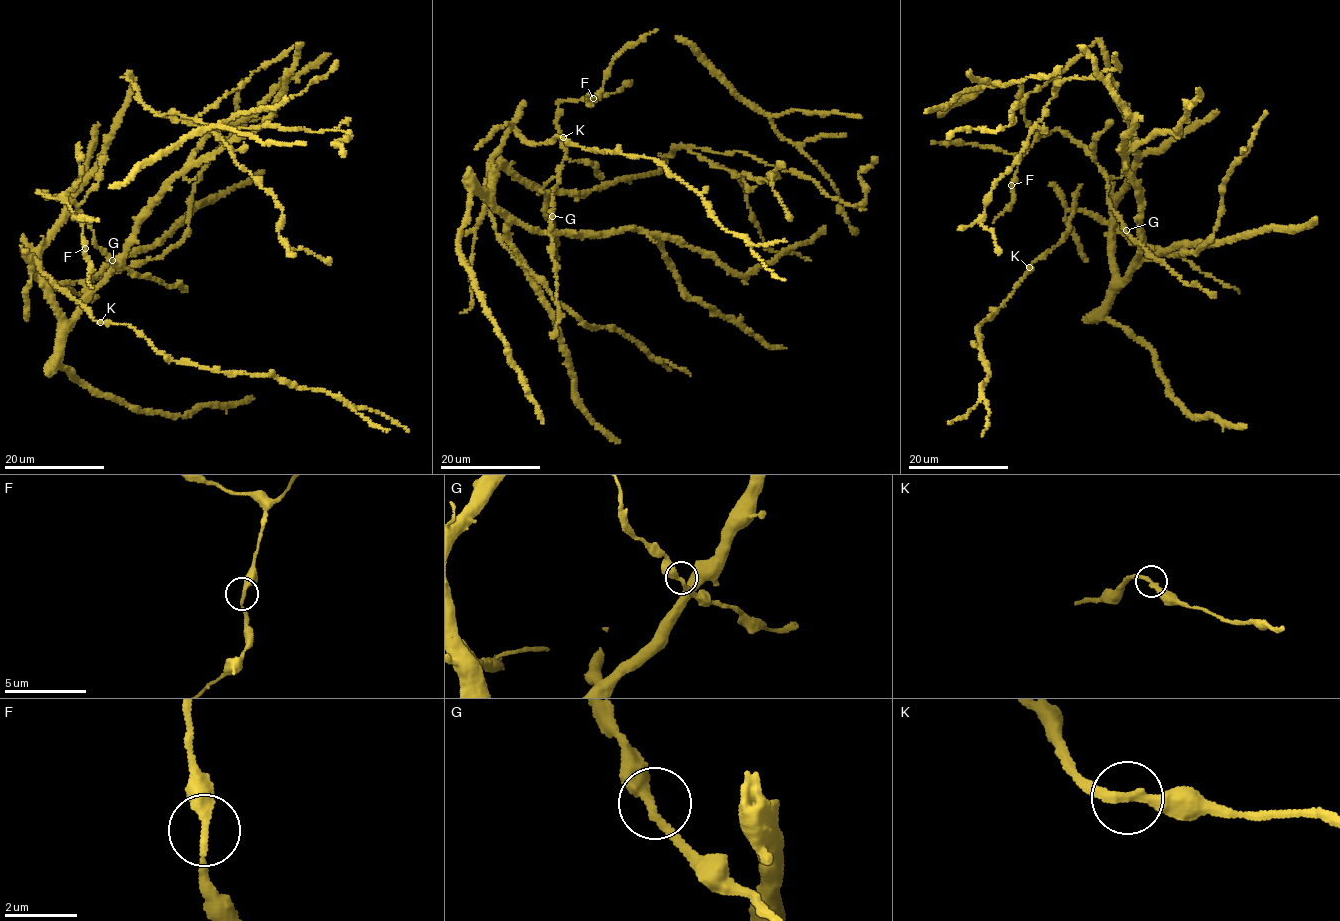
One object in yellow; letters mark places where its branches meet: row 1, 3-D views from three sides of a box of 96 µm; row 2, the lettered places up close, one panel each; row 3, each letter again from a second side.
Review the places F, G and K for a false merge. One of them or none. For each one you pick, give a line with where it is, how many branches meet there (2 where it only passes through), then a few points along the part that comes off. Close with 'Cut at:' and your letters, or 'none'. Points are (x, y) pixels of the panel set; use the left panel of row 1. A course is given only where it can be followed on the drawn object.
Cut at: none

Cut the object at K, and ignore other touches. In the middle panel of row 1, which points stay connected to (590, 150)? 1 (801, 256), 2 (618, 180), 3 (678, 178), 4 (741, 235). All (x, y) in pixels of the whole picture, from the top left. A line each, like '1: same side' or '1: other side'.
1: other side
2: other side
3: same side
4: same side

